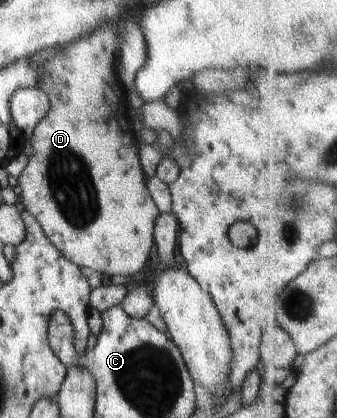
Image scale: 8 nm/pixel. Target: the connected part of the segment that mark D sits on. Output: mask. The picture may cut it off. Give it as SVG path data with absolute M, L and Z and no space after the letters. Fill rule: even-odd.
M117 22L115 24L105 24L90 36L71 42L62 46L64 49L57 53L55 57L47 60L41 65L42 75L40 81L36 84L47 94L50 101L50 110L48 114L37 124L33 130L33 135L29 141L33 148L33 155L28 158L28 164L18 177L19 185L16 189L19 196L19 207L27 210L41 224L43 231L49 238L49 241L69 260L79 267L89 267L97 273L108 274L112 277L131 277L139 273L145 263L151 247L153 247L153 230L157 216L160 214L158 207L155 205L151 194L147 189L147 177L145 177L140 159L138 158L138 143L136 139L133 120L129 117L128 109L131 107L126 87L121 81L118 74L118 39L117 39Z

